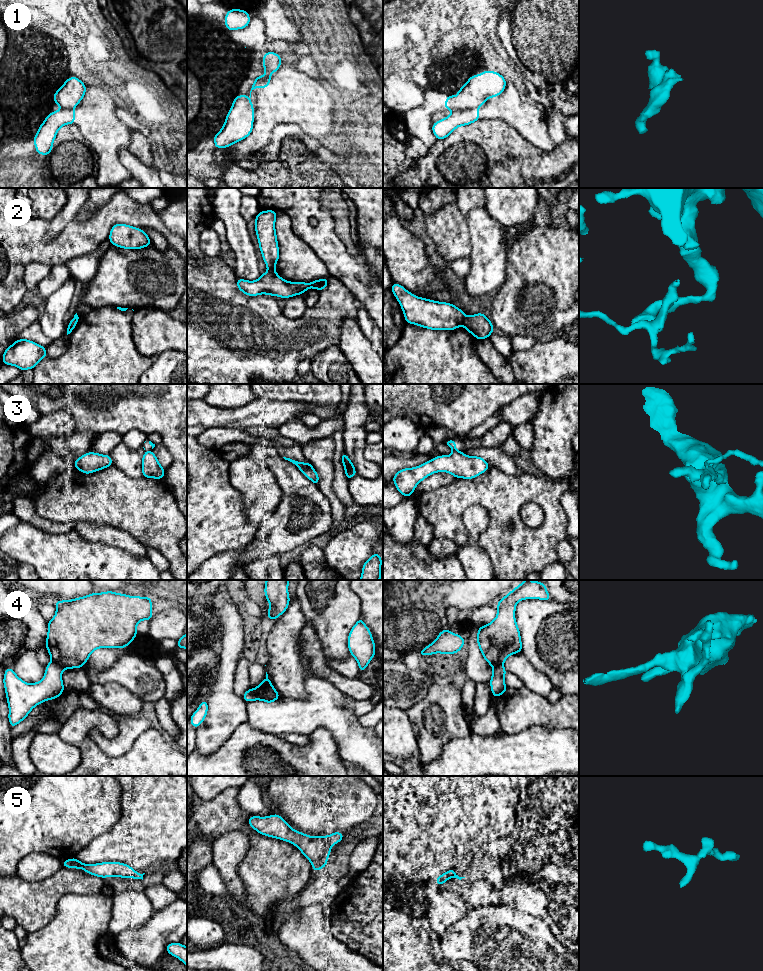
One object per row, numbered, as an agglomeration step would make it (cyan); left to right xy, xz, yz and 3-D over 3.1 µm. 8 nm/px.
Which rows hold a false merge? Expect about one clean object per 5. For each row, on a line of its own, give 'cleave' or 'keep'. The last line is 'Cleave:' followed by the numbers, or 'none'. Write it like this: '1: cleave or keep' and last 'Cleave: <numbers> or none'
1: cleave
2: cleave
3: cleave
4: cleave
5: keep
Cleave: 1, 2, 3, 4

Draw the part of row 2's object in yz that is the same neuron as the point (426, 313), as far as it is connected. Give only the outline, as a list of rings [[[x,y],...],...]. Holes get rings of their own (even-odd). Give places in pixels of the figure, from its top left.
[[[395,282],[390,290],[403,310],[406,323],[432,330],[455,330],[464,325],[465,313],[453,304],[417,297]]]

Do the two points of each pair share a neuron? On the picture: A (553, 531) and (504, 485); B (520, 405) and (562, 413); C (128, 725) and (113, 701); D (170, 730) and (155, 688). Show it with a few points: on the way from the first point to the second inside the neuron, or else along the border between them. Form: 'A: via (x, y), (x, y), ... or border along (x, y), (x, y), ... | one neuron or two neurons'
A: via (553, 514), (553, 510), (532, 489), (521, 489) | one neuron
B: border along (542, 394), (535, 414), (528, 421) | two neurons
C: border along (143, 712), (116, 716) | two neurons
D: border along (163, 696), (154, 703) | two neurons

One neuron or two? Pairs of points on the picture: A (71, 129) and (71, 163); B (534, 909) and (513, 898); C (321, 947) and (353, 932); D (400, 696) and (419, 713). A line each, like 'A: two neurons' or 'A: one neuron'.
A: one neuron
B: one neuron
C: two neurons
D: two neurons

